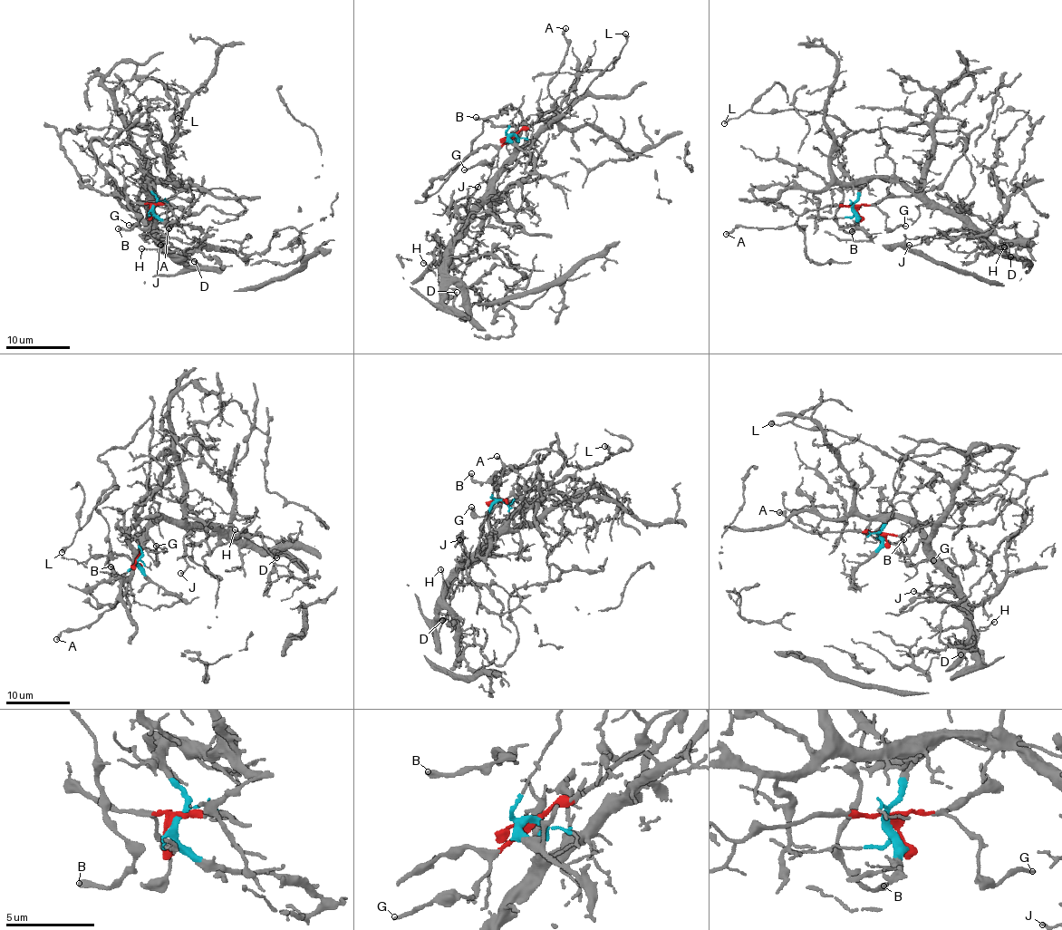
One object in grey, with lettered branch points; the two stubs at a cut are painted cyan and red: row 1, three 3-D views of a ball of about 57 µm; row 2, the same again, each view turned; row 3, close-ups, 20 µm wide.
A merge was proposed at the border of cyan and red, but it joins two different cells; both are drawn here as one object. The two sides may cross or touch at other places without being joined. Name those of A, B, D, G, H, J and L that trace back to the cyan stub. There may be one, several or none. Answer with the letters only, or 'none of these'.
D, H, J

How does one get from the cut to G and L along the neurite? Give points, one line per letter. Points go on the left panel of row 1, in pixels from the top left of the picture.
G: (153, 206), (149, 202), (145, 205), (149, 224), (147, 227), (140, 229), (129, 225)
L: (153, 206), (83, 186), (62, 136), (79, 123), (128, 129), (157, 107), (176, 107), (178, 119)

